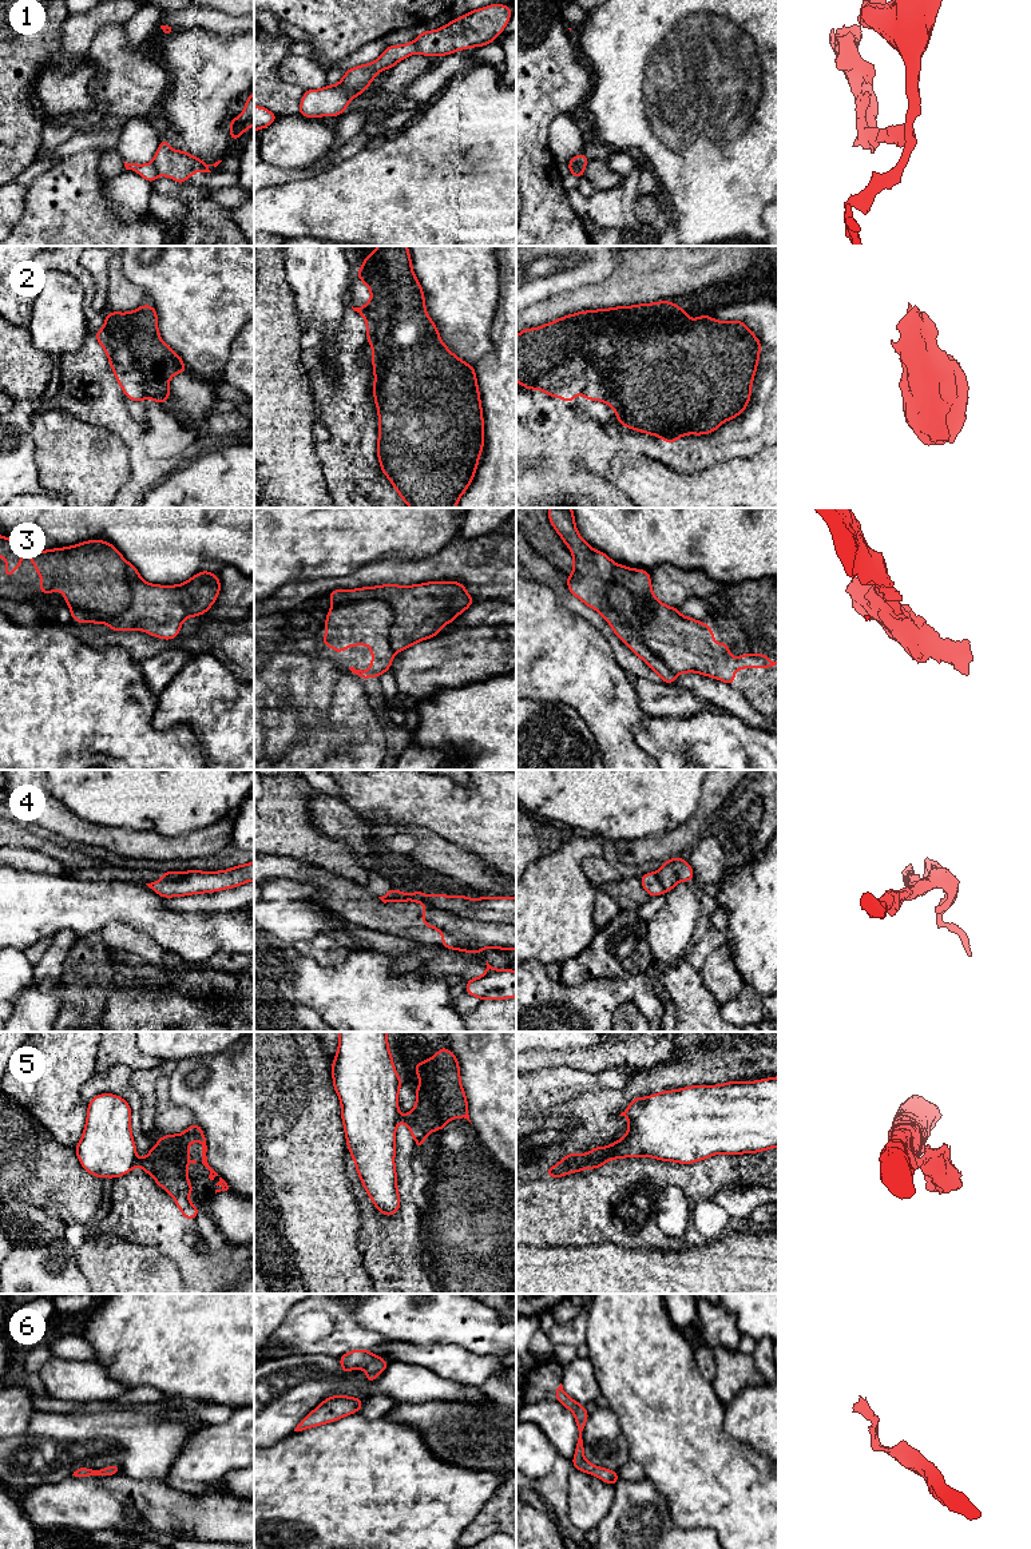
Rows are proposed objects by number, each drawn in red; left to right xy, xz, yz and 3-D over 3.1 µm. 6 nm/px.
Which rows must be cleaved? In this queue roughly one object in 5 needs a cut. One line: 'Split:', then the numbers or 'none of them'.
Split: 1, 3, 4, 5

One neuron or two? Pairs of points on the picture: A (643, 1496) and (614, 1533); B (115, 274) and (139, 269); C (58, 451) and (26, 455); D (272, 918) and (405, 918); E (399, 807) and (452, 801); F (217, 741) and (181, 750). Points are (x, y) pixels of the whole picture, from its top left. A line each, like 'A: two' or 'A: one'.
A: one
B: two
C: two
D: two
E: one
F: two

